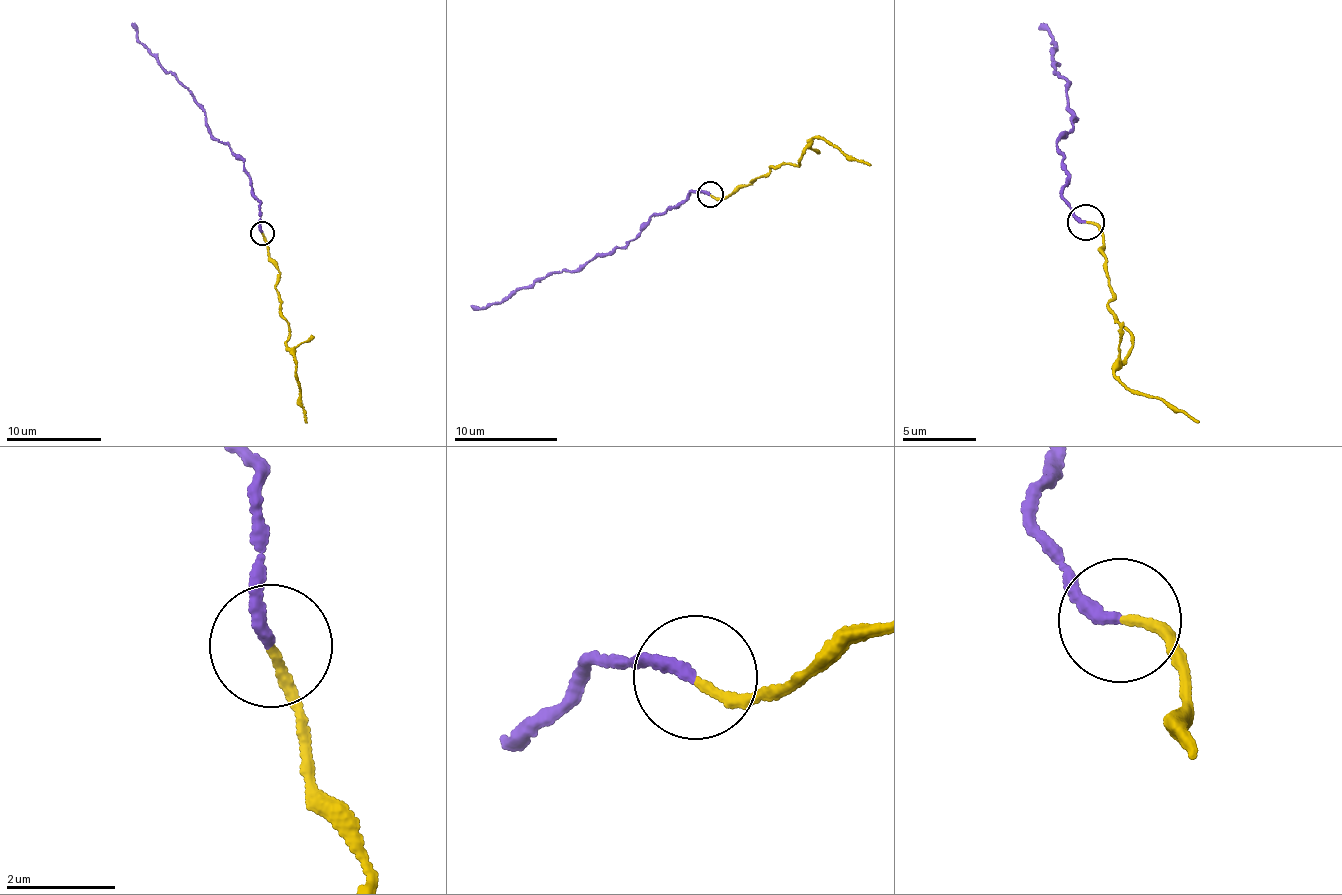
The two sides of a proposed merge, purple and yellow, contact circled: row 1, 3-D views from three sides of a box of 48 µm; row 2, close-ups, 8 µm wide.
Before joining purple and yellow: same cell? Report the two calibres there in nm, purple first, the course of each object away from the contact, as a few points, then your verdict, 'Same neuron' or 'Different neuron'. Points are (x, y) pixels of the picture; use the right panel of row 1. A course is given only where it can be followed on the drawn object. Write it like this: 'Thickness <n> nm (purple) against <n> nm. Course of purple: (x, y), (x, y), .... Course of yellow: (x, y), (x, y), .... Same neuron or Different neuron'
Thickness 240 nm (purple) against 160 nm. Course of purple: (1086, 223), (1063, 198), (1066, 162), (1056, 140), (1076, 118), (1054, 69), (1053, 34), (1038, 28). Course of yellow: (1086, 223), (1102, 232), (1101, 251), (1109, 281), (1109, 312), (1129, 332), (1131, 354), (1116, 379), (1201, 423). Different neuron

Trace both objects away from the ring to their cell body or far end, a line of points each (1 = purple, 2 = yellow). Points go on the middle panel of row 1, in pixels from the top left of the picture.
1: (710, 194), (690, 192), (670, 210), (650, 217), (637, 237), (583, 267), (549, 275), (486, 309), (470, 306)
2: (710, 194), (724, 199), (772, 166), (797, 165), (816, 137), (870, 166)

